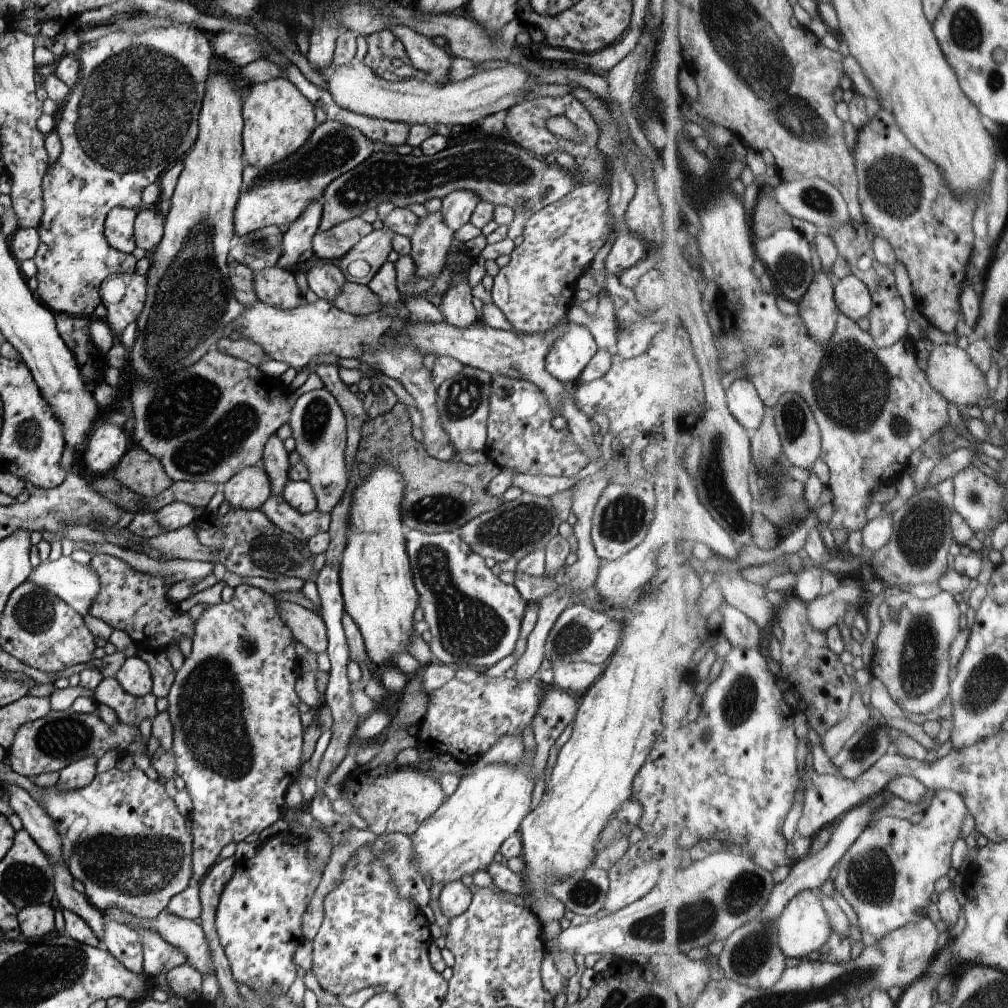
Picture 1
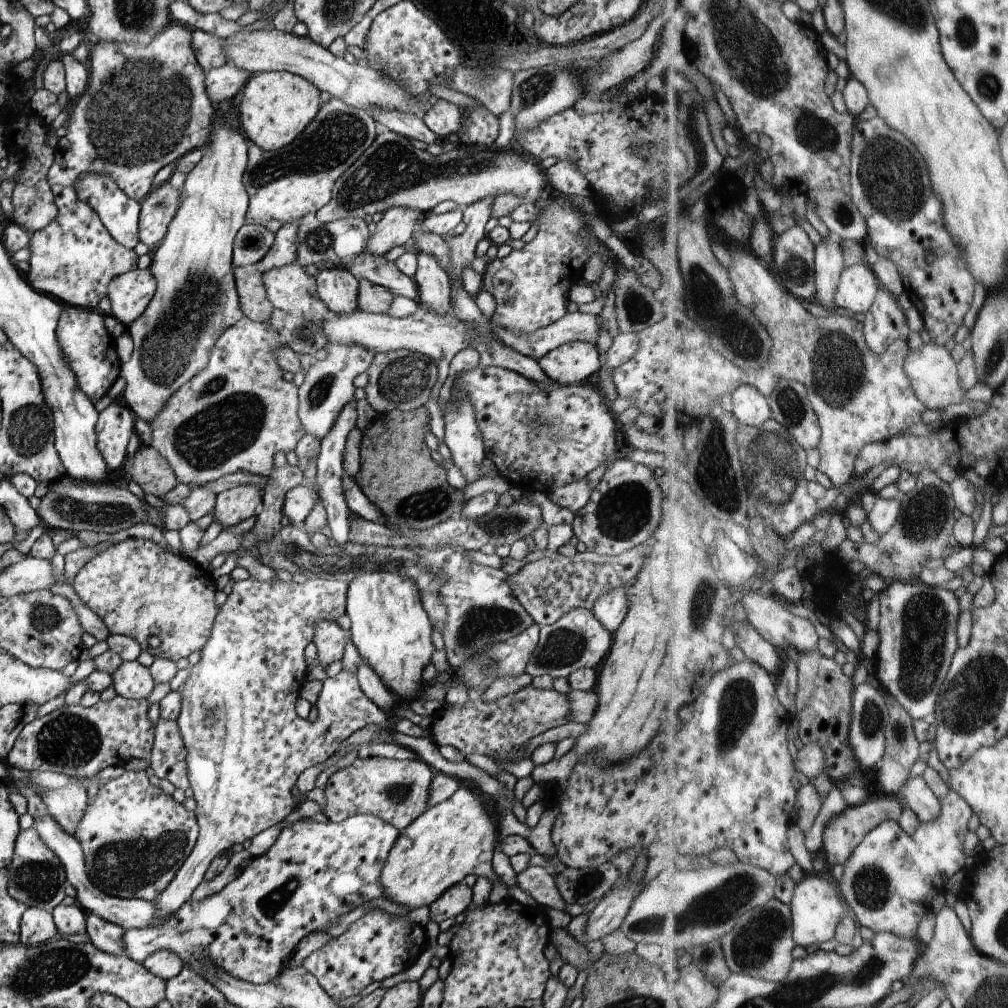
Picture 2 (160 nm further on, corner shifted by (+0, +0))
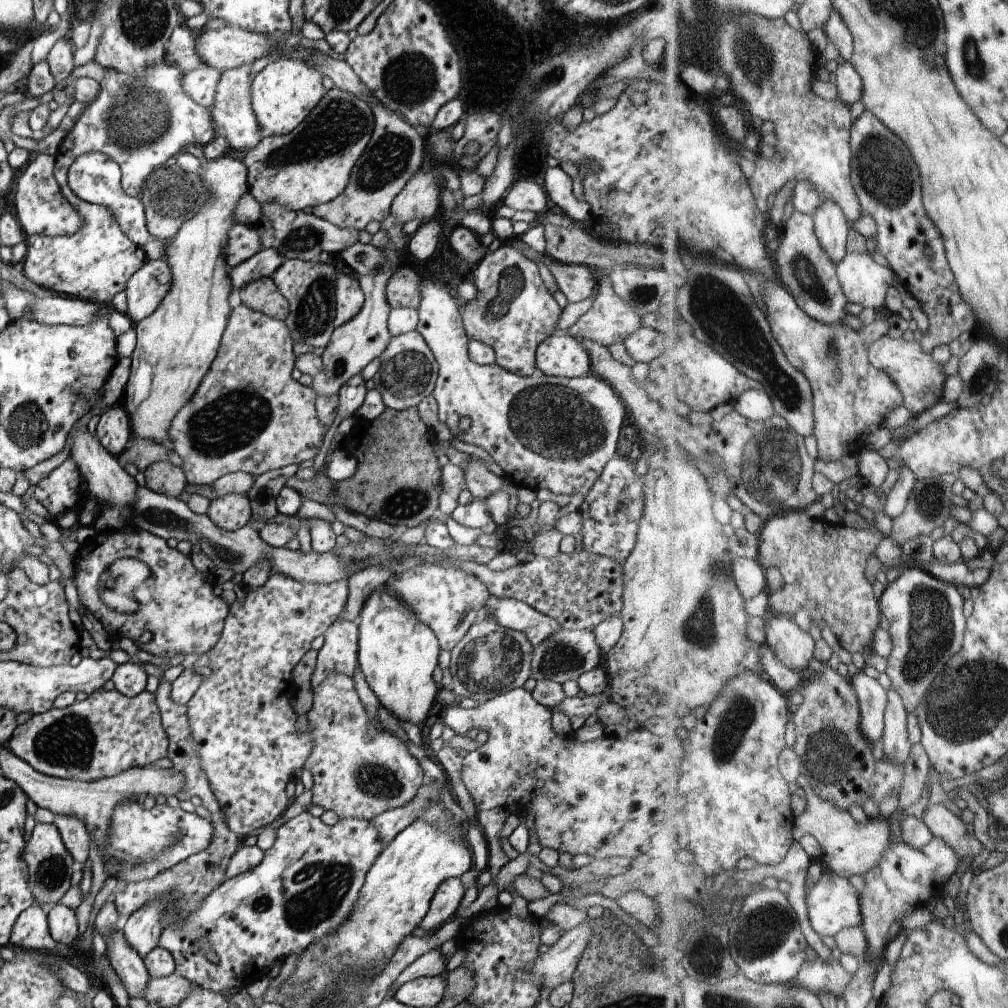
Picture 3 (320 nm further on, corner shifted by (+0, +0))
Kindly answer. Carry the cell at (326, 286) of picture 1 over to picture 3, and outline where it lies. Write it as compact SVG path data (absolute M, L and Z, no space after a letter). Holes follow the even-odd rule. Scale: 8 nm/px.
M339 274L336 279L335 326L342 326L352 320L360 312L364 301L358 277L354 274Z

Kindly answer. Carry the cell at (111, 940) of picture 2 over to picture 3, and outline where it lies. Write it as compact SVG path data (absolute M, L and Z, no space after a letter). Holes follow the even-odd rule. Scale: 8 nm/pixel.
M118 928L109 935L106 956L122 980L129 998L142 999L149 981L143 958L131 947Z

